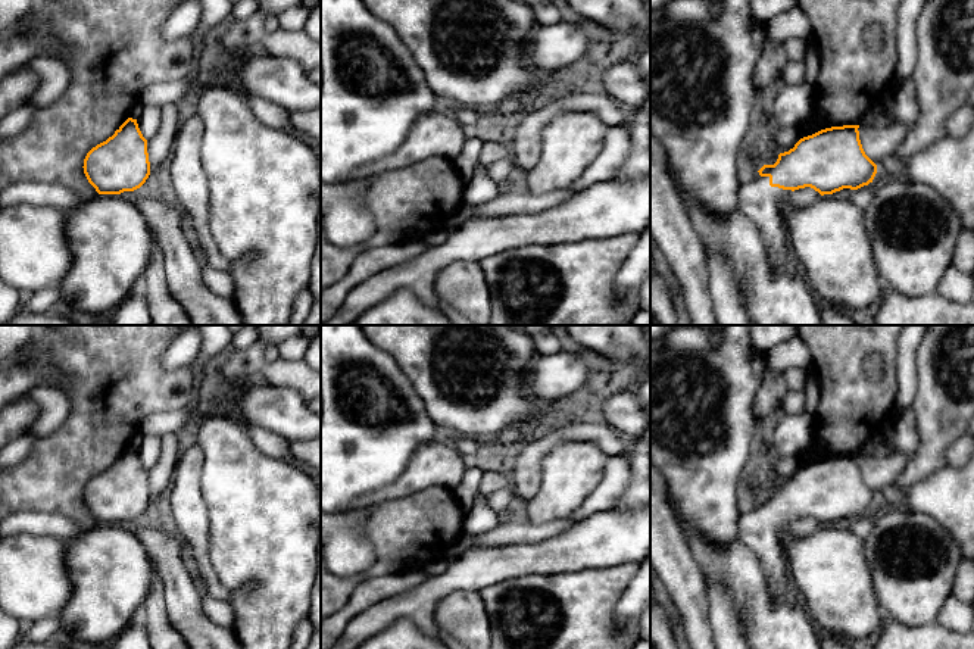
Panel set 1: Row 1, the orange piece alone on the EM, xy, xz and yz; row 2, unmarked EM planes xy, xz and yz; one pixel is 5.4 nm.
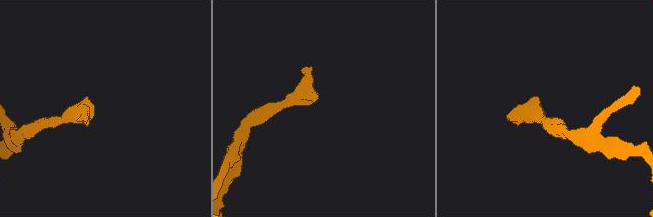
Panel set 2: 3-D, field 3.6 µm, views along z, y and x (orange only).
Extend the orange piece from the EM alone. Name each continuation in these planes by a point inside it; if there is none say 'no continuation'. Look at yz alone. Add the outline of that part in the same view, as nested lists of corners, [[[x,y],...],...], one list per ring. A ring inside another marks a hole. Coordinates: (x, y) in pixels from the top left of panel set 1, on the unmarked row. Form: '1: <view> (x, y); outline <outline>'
1: yz (764, 534); outline [[[759,502],[737,521],[739,542],[761,561],[774,605],[781,603],[792,592],[792,580],[784,553],[784,542],[790,534],[792,519],[769,515],[769,506]]]

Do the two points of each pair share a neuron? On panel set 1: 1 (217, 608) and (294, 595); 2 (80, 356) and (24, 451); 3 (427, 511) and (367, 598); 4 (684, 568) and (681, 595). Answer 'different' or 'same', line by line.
1: different
2: different
3: different
4: same

